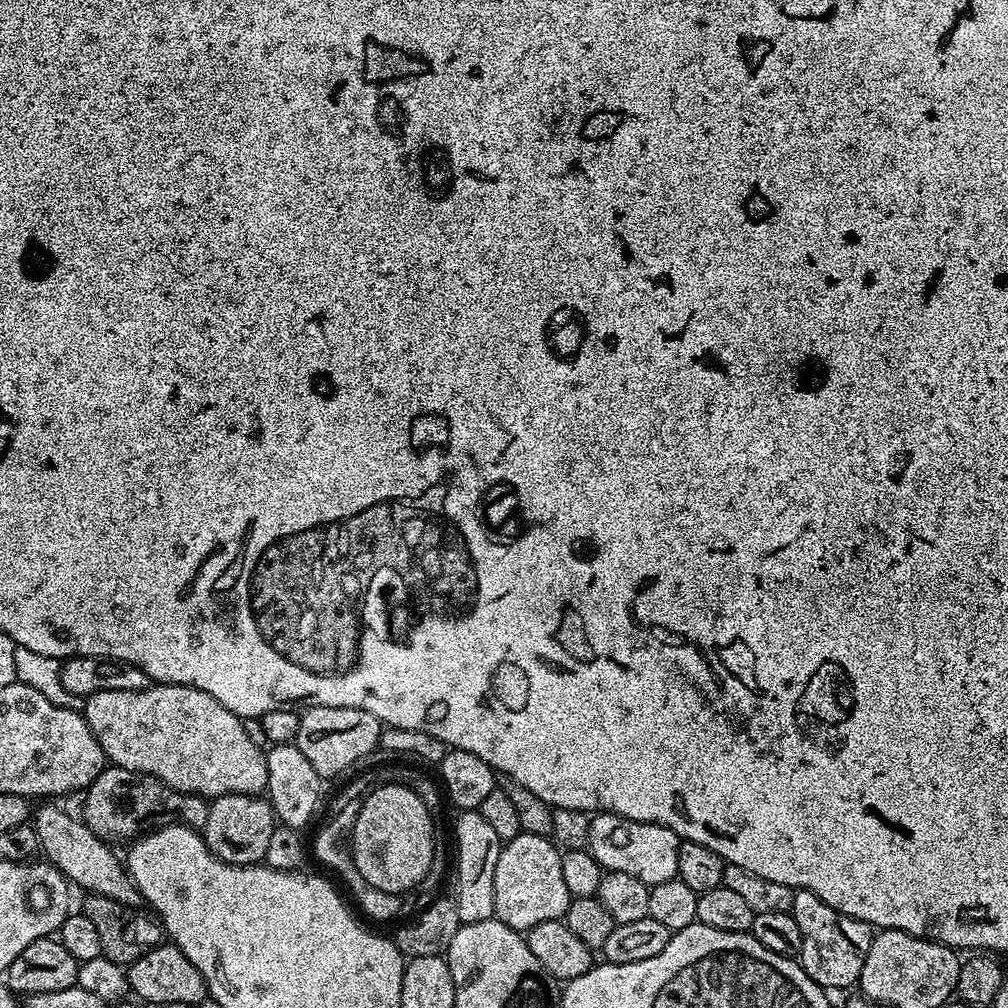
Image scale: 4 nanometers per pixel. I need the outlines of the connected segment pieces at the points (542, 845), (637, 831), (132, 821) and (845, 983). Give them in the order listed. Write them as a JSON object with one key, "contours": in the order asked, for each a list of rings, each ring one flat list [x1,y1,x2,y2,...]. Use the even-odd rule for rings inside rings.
{"contours":[[[521,832,507,841,494,869,495,919,521,934,527,934,538,922,563,920,574,897,566,890,562,878,561,855,561,849,546,836]],[[597,812,590,819,590,838,587,851,599,862,604,872,634,874,649,886,677,879,678,850,681,838,661,824,638,822,622,818,613,812]],[[115,766,105,767,104,772,94,778,83,796,84,823,90,830,94,830,94,834,98,834,101,840,109,842,128,842,166,824,181,823,188,828,203,830,206,818,210,818,209,801,205,797,179,792,166,786,158,778]],[[803,890,794,891,792,907,794,922,798,922,798,930,802,934,802,950,798,962,810,974,810,978,825,990,832,988,848,988,859,981,862,966,866,963,866,954,870,954,870,942,874,935,873,925,862,922,853,916,834,910,834,906,826,906,818,894]]]}

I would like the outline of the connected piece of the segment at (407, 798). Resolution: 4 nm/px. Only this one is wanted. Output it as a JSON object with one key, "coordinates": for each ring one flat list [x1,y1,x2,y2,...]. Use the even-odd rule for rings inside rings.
{"coordinates":[[381,784,373,787,361,799,361,809,358,811,357,821,354,822,352,832,352,857,358,866,358,874,370,882,372,888,386,890,390,894,400,896,413,888,419,889,420,883,426,878,426,874,435,865,434,852,438,845,436,839,437,825,431,818,426,805,406,786,396,784]]}

